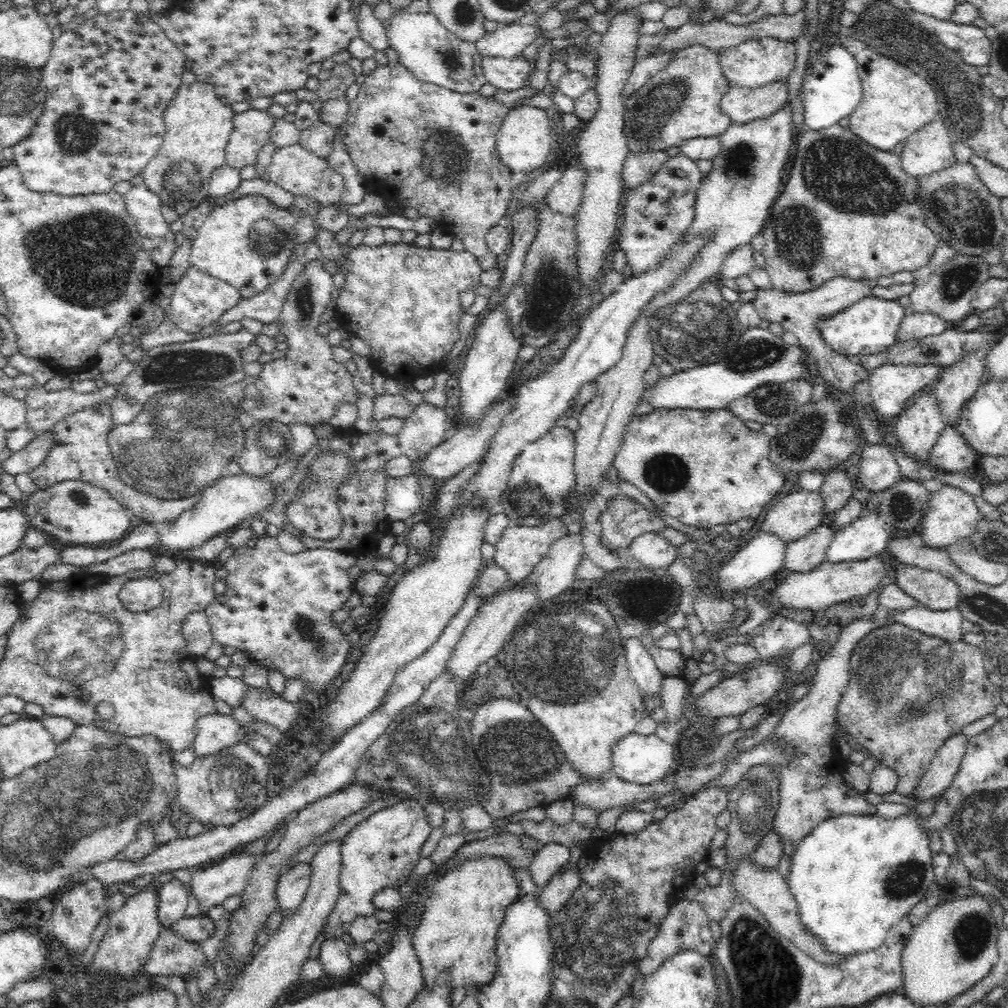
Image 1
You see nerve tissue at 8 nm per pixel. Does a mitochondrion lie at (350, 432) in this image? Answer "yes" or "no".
no

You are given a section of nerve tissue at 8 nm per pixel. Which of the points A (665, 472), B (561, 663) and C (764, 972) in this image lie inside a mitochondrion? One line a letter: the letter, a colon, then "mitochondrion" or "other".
A: mitochondrion
B: mitochondrion
C: mitochondrion

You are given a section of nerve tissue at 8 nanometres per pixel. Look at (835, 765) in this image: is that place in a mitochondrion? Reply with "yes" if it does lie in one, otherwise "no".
no

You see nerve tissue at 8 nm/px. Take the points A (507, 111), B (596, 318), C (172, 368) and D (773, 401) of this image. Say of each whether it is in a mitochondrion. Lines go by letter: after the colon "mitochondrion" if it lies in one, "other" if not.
A: other
B: other
C: mitochondrion
D: mitochondrion

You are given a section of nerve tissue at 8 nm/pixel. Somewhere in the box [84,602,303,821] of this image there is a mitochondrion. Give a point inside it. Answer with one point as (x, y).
(235, 786)

